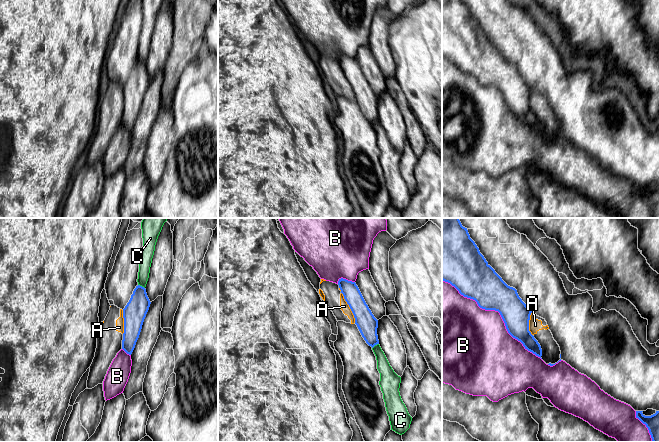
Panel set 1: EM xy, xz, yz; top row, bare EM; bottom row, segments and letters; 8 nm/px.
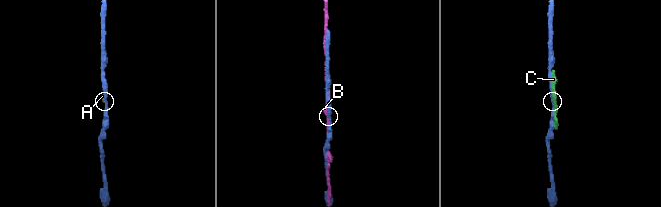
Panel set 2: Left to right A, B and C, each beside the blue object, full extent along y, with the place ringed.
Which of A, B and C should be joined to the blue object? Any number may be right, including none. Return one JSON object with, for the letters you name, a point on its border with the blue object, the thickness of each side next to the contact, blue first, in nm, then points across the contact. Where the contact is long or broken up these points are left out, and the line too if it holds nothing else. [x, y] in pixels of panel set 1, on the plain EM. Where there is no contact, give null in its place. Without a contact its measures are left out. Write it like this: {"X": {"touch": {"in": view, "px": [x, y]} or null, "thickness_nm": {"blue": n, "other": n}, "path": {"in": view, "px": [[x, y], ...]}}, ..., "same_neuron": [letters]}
{"same_neuron": []}

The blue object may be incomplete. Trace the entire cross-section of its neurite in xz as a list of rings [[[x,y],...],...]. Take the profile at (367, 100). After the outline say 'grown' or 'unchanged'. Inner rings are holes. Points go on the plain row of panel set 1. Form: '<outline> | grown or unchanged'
[[[341,54],[338,61],[354,91],[355,100],[362,113],[373,124],[379,120],[377,111],[378,96],[372,90],[355,58]]] | unchanged

